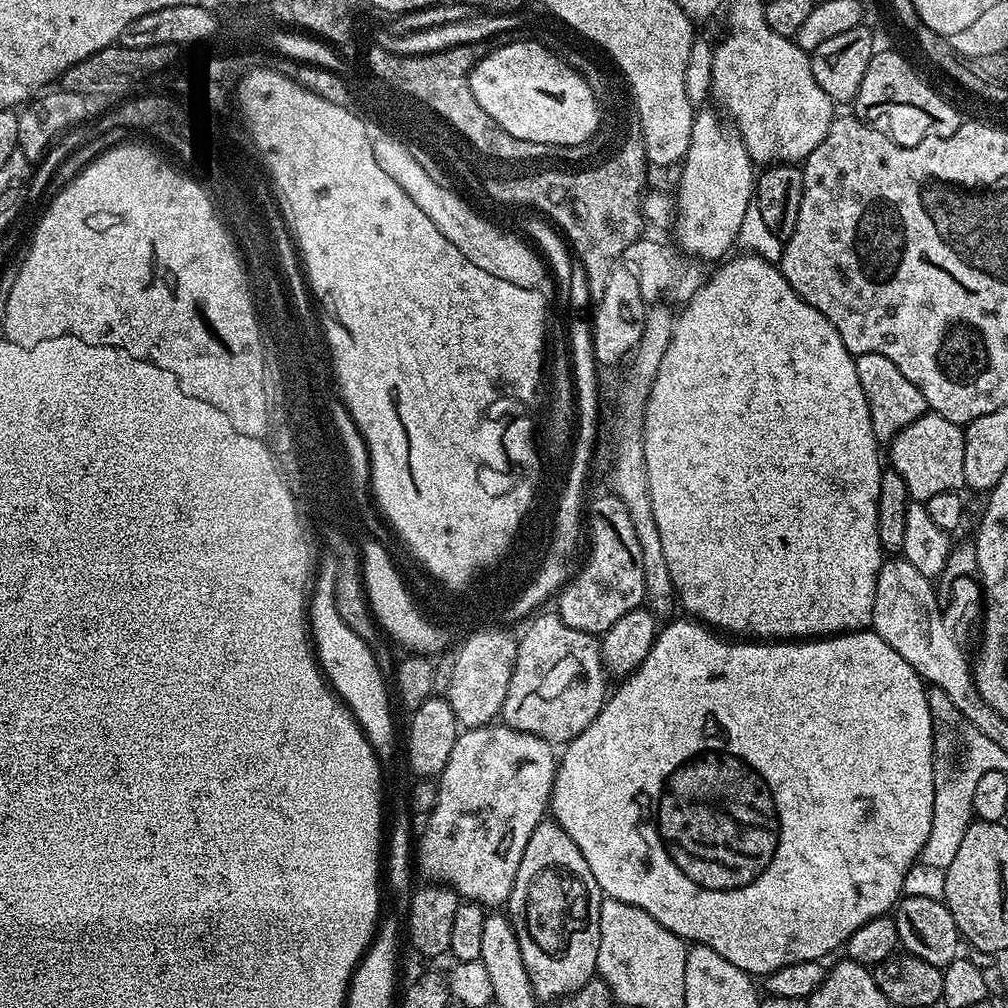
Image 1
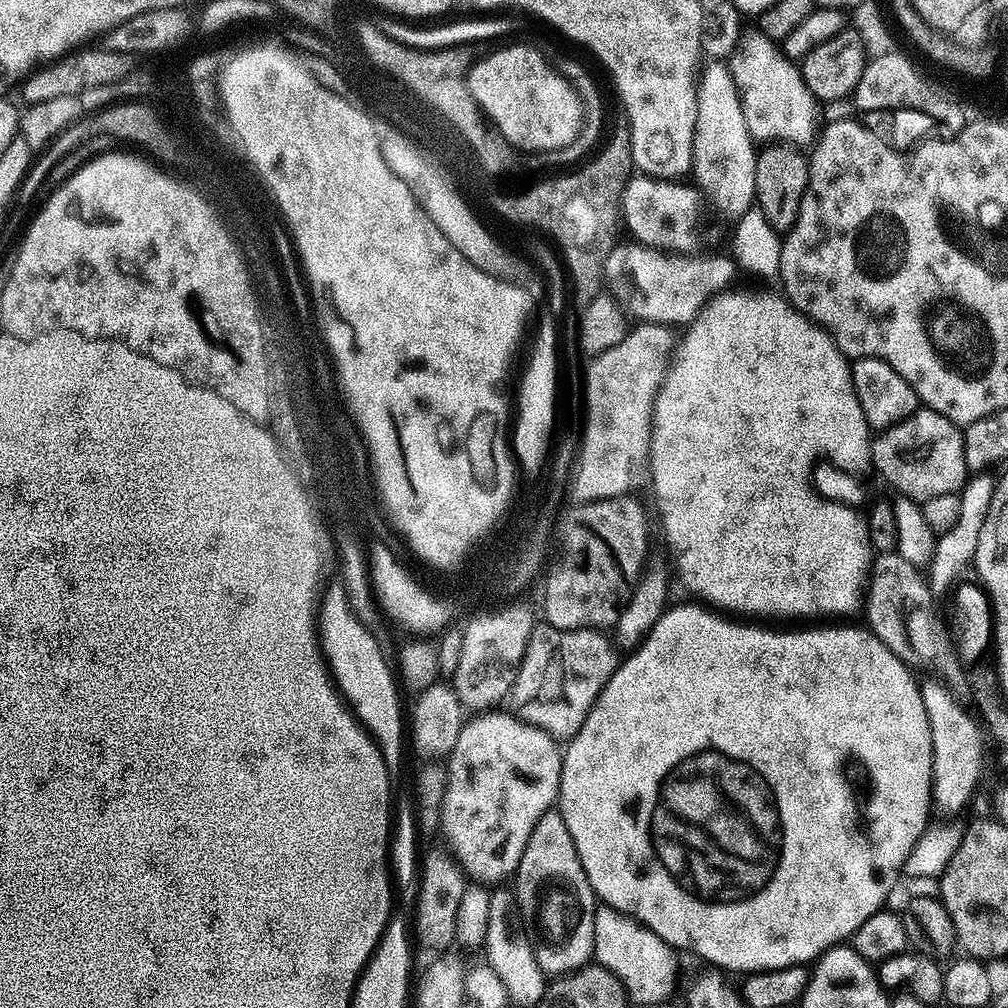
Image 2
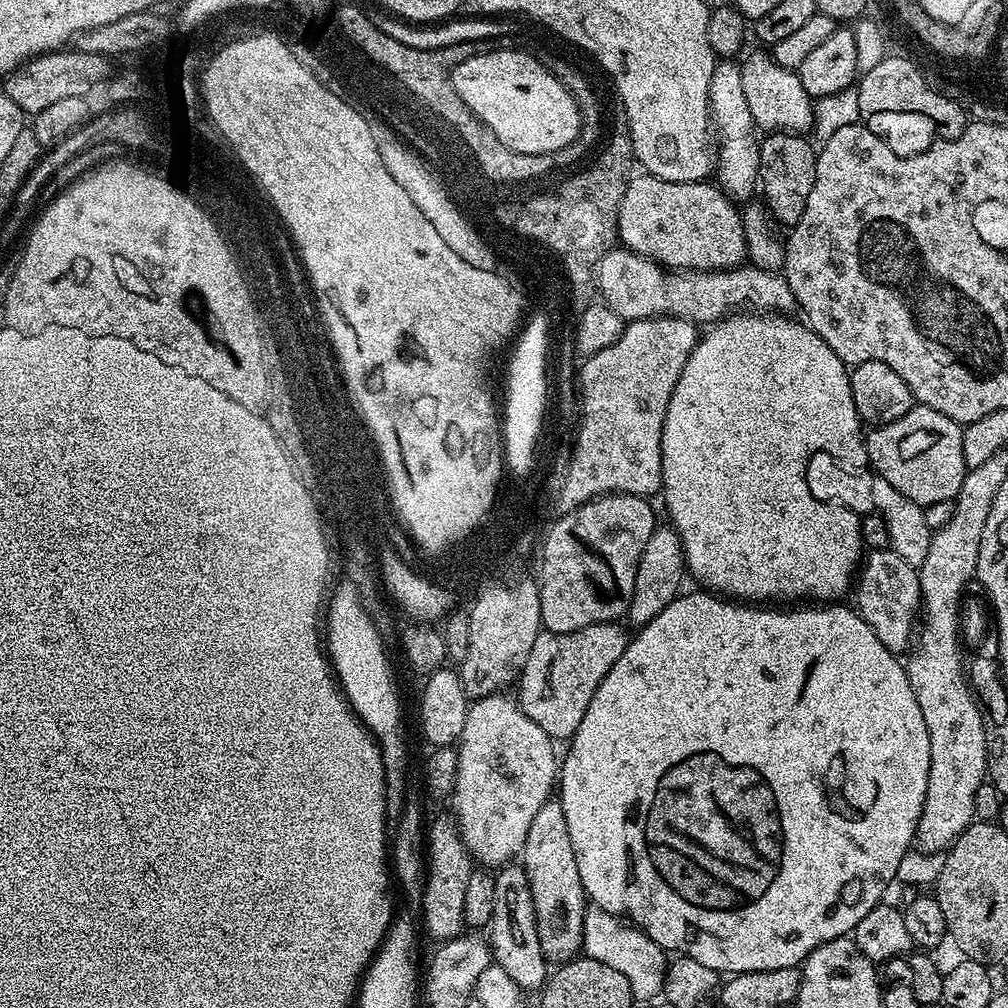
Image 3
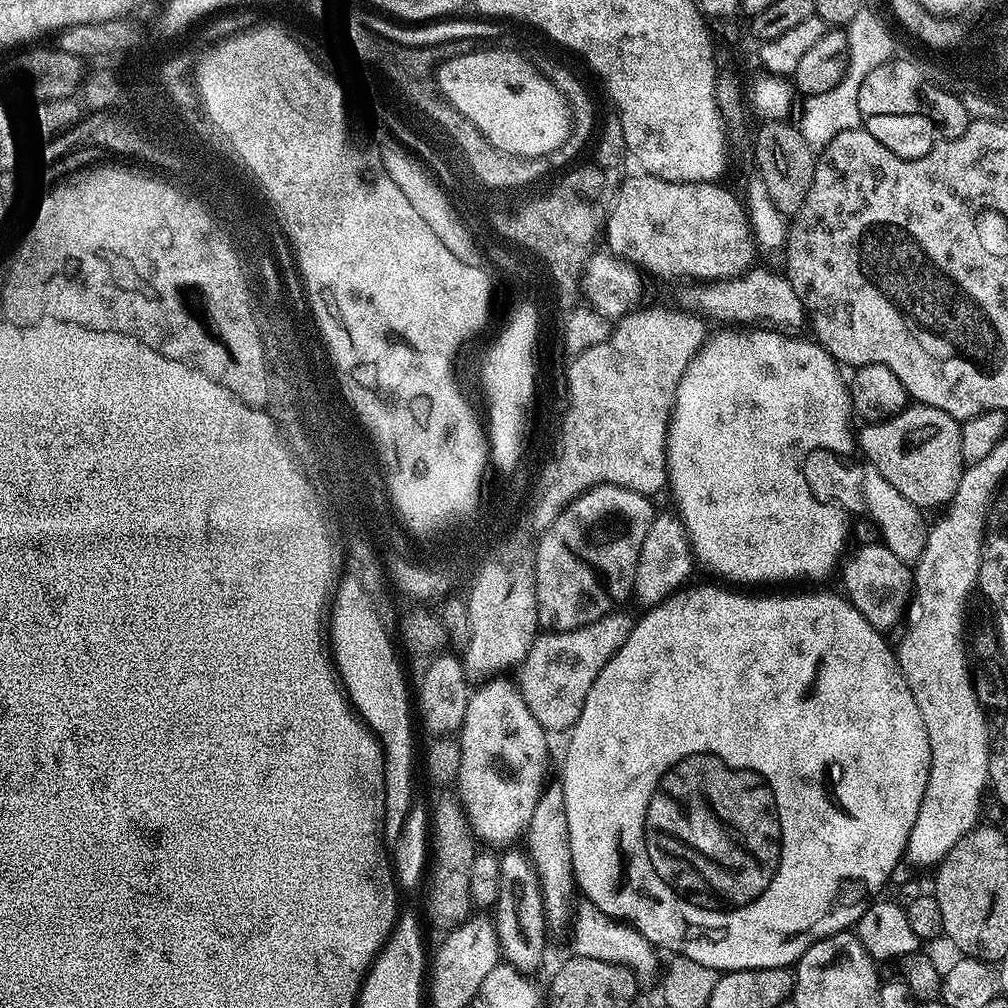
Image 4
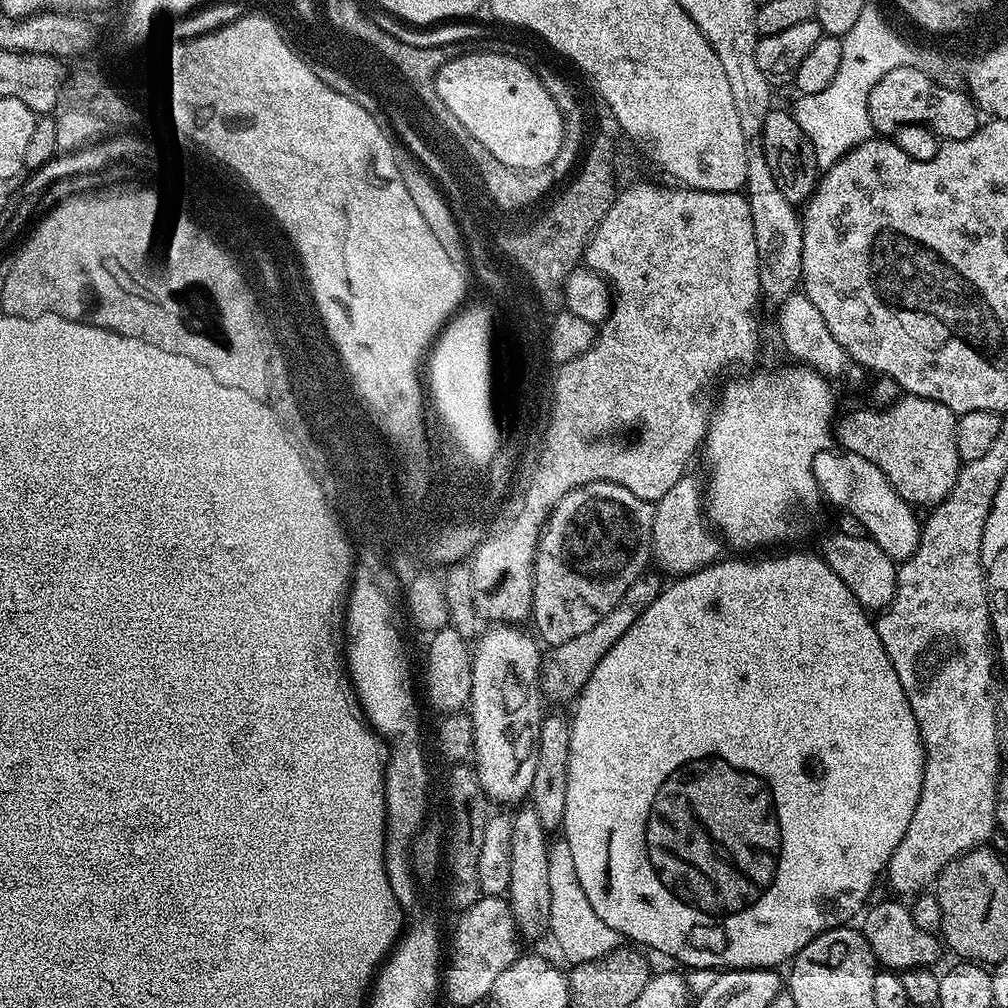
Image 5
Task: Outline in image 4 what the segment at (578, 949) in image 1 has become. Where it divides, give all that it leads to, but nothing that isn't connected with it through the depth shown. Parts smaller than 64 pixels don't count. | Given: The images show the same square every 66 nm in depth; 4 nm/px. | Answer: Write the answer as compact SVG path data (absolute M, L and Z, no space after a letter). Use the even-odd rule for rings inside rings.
M545 783L538 802L534 806L534 814L530 814L530 822L526 829L527 840L529 855L536 866L536 873L540 875L540 889L544 895L545 905L562 903L571 892L574 892L572 855L566 822L566 794L563 783Z

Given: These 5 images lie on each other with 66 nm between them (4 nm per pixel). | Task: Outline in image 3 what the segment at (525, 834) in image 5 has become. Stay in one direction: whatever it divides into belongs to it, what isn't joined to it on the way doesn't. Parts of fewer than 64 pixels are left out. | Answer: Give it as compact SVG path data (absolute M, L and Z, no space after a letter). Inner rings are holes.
M509 862L495 873L496 897L492 905L494 914L490 925L490 956L522 990L528 988L543 989L550 968L540 948L540 939L536 929L536 910L532 905L532 895L528 886L528 876L519 863Z

